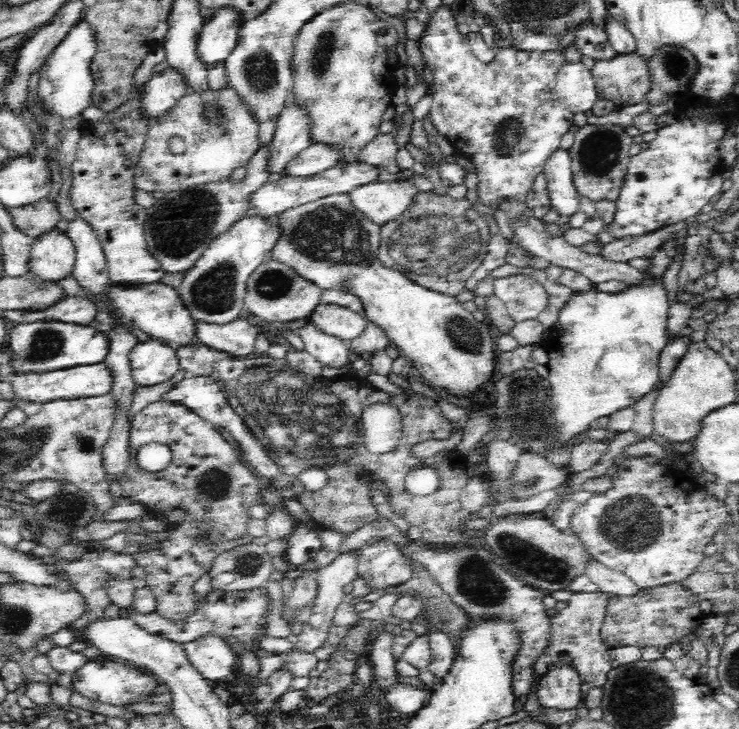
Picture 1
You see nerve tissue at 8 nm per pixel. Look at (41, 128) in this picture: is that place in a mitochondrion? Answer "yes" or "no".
no

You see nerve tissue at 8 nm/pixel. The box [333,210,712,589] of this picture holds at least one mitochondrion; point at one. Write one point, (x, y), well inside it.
(633, 523)

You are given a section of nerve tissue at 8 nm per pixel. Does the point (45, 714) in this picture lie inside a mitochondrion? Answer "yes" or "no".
no

